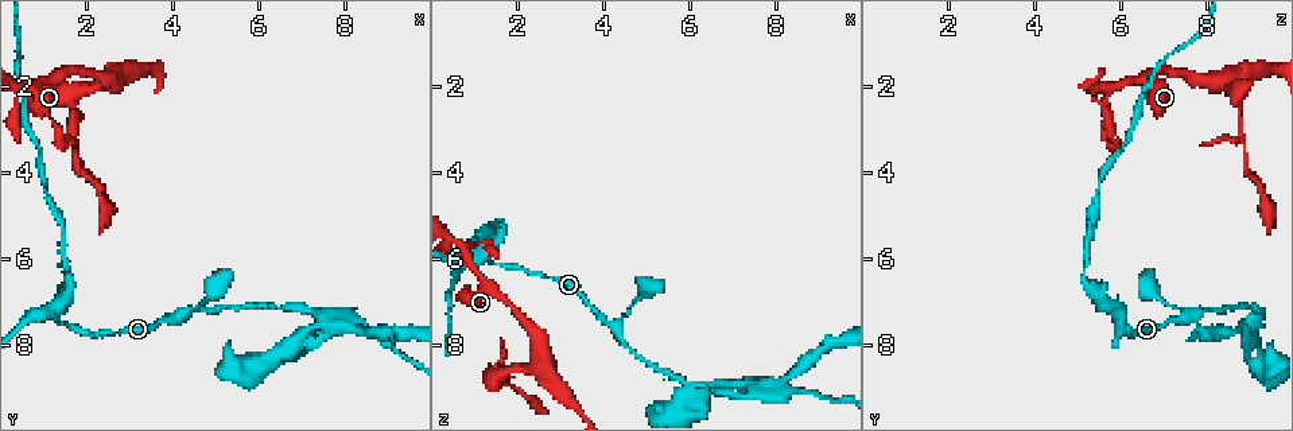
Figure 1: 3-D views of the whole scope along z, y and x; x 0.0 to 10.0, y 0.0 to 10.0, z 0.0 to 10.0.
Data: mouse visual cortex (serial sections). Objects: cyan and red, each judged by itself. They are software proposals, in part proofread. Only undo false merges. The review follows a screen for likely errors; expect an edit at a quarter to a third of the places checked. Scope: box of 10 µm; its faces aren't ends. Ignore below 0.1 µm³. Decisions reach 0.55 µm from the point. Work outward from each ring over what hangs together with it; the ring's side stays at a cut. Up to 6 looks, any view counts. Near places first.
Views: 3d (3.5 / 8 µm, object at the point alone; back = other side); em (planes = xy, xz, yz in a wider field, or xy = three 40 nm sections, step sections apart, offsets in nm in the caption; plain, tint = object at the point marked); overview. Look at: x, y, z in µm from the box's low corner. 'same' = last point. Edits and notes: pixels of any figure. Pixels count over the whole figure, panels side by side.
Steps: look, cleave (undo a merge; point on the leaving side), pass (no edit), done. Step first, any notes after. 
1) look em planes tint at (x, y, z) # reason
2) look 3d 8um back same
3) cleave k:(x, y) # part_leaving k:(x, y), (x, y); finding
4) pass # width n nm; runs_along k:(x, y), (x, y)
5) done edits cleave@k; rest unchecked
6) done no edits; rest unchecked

look 3d 8um at (1.65, 2.80, 8.75) # thin neck

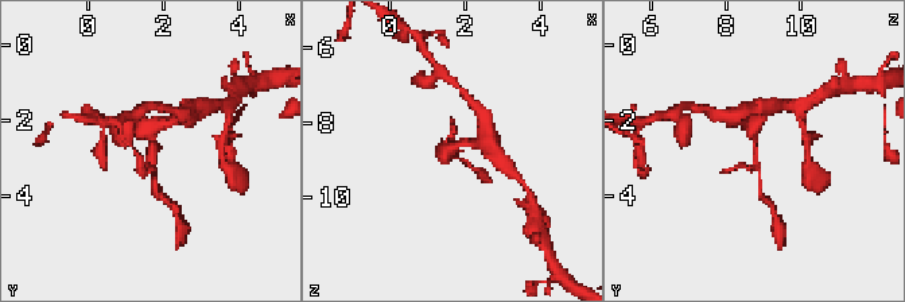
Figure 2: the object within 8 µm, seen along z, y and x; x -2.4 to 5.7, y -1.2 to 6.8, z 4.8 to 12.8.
look 3d 3.5um same

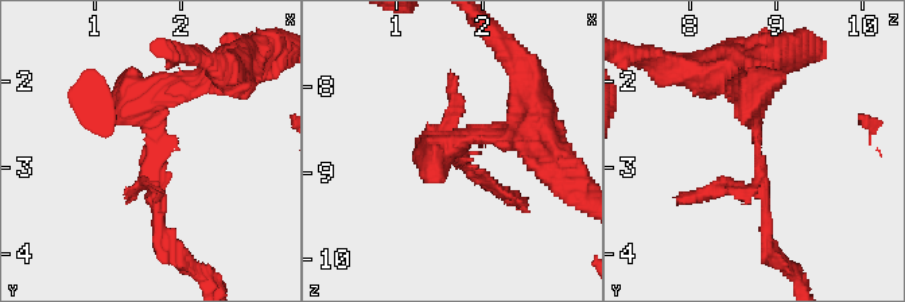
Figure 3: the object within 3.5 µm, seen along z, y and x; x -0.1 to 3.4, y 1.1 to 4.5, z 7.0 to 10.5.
look em xy step 3 tint at (1.70, 2.90, 8.85)

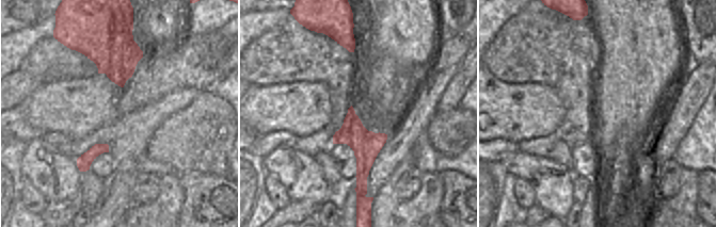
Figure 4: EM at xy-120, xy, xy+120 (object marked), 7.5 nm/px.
cleave 3:(453, 123) # a second cell is stuck on

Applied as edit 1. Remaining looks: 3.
look overview

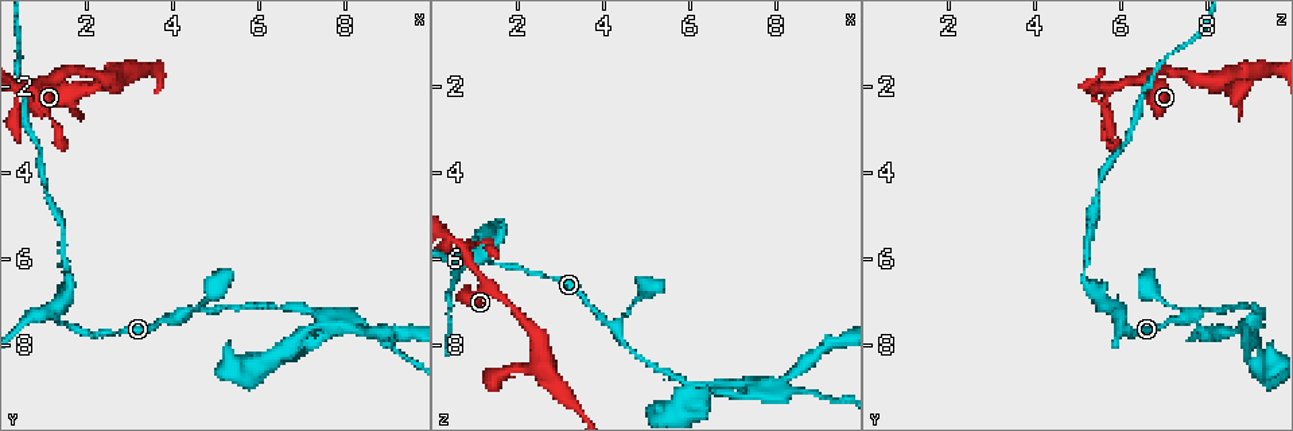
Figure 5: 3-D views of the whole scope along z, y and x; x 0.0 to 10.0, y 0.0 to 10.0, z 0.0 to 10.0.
look 3d 3.5um at (1.25, 7.35, 5.95) # three-way junction

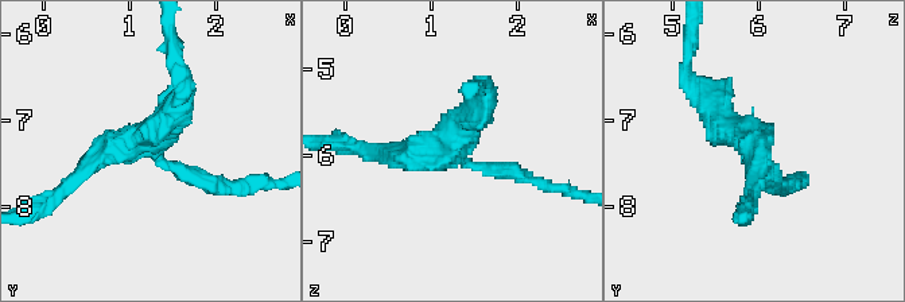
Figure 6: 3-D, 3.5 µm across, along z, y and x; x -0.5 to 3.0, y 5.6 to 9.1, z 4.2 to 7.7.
look em xy step 1 tint at (1.25, 7.30, 6.00) # arms 3; arm_widths 200, 200, 350 nm; now the EM

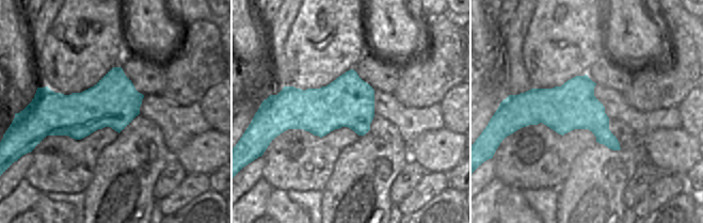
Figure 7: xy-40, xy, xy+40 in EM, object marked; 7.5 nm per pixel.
pass # runs_along 6:(780, 185), (700, 91); one cell here

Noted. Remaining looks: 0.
done edits cleave@3; rest unchecked

